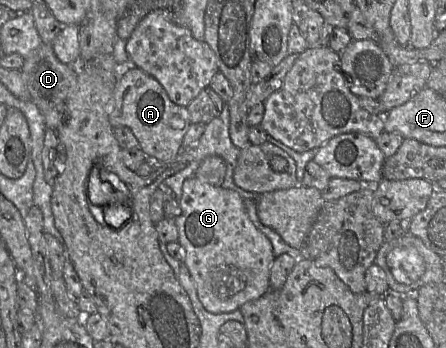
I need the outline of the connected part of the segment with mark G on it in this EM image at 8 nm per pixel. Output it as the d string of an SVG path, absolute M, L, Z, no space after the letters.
M195 175L184 181L178 202L181 212L174 219L179 232L177 242L184 249L184 263L207 311L219 314L239 310L246 302L256 300L270 290L270 267L275 259L272 243L250 220L244 199L236 191L212 186Z

